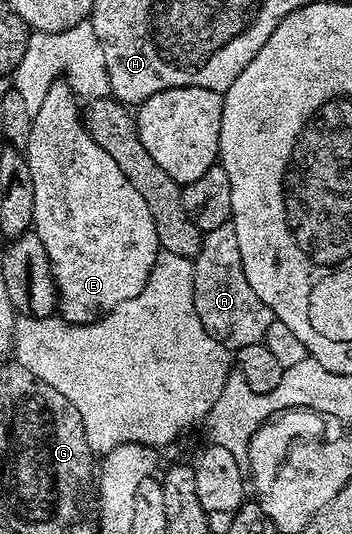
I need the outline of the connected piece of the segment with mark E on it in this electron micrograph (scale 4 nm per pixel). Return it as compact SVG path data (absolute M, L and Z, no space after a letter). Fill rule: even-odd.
M66 79L52 81L48 95L37 102L35 109L38 110L30 121L24 152L28 171L32 171L32 229L38 234L40 243L44 243L44 251L48 251L54 286L58 289L57 312L63 321L71 325L89 325L103 313L111 313L120 303L141 298L144 283L148 283L150 272L158 264L160 246L148 203L144 203L140 191L128 183L116 159L112 159L112 155L108 155L108 151L92 139L78 104L79 98Z

